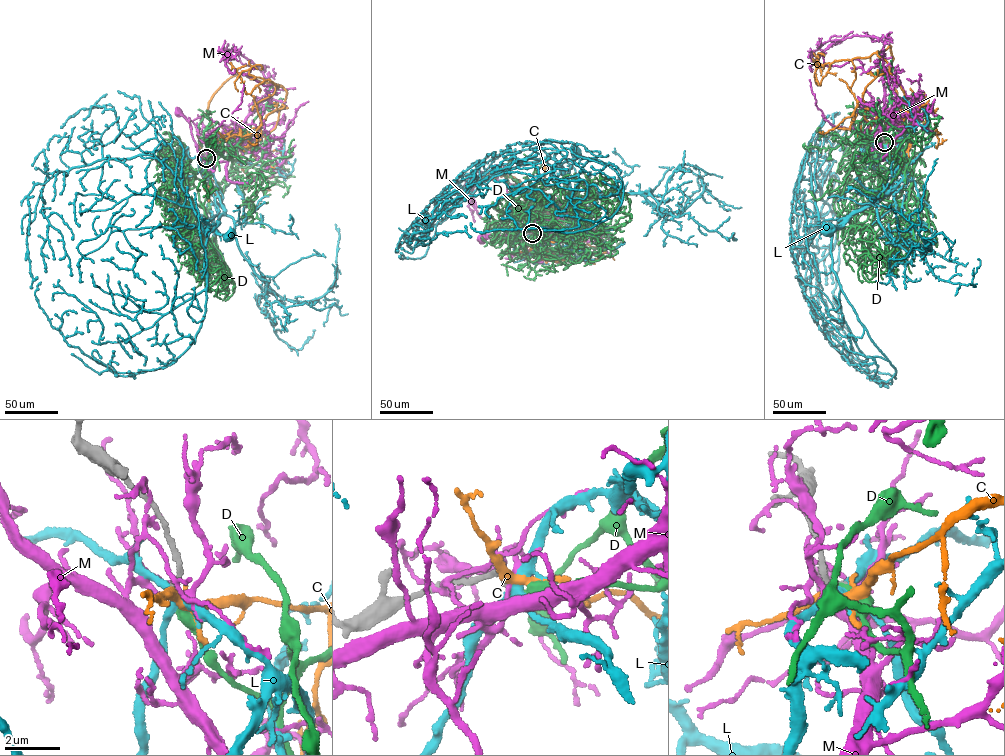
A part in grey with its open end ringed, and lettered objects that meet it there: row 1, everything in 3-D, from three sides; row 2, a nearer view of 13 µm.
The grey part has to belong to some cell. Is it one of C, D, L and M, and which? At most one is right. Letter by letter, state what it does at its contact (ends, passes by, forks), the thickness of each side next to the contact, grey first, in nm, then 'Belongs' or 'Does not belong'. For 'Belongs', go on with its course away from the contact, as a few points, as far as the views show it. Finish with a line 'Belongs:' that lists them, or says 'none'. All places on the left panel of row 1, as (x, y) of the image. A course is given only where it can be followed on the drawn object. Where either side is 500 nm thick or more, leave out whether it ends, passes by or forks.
C: It passes by. Thickness 190 nm (grey) against 320 nm. Does not belong
D: It ends there. Thickness 180 nm (grey) against 170 nm. Belongs. Its course: (206, 158), (221, 189), (212, 194), (238, 170), (213, 152), (208, 197), (205, 185)
L: It forks there. Thickness 170 nm (grey) against 320 nm. Does not belong
M: It forks there. Thickness 180 nm (grey) against 140 nm. Does not belong
Belongs: D

